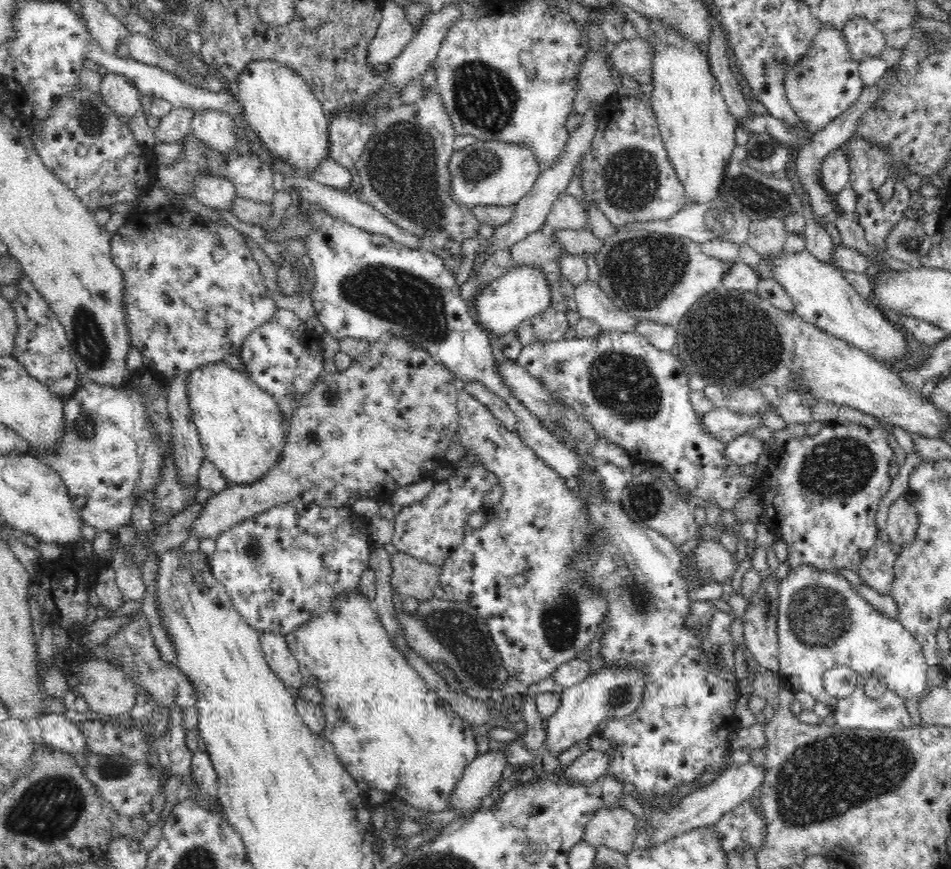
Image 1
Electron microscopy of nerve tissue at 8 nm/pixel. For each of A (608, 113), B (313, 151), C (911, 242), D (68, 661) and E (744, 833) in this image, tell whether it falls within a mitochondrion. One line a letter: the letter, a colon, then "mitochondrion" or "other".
A: other
B: other
C: mitochondrion
D: other
E: mitochondrion

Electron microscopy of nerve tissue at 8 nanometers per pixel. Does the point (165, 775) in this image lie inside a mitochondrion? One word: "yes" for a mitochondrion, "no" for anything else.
no

